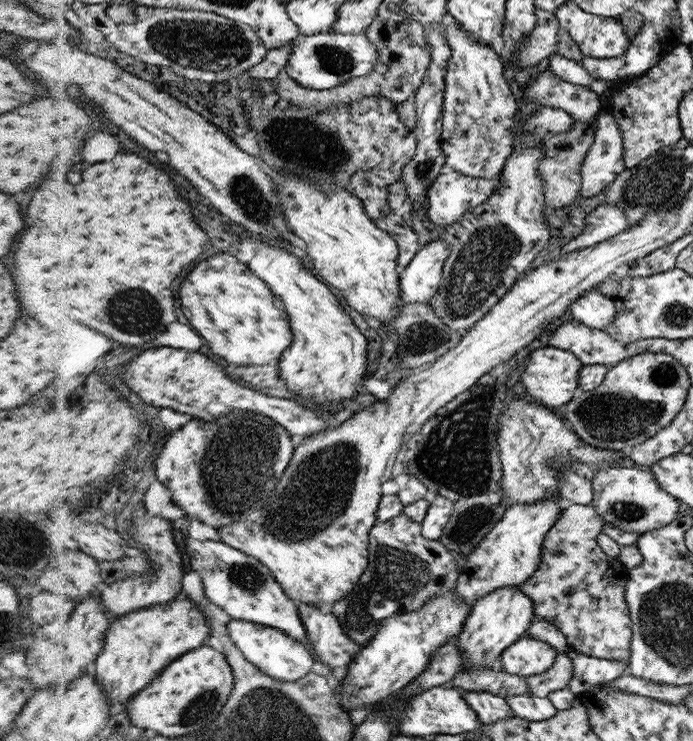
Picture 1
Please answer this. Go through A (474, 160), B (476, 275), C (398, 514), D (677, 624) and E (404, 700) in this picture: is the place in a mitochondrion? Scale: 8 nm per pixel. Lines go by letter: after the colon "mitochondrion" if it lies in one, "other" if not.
A: other
B: mitochondrion
C: other
D: mitochondrion
E: other

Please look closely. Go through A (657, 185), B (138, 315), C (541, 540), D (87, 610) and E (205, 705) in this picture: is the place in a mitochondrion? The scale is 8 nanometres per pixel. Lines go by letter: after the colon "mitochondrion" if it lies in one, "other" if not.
A: mitochondrion
B: mitochondrion
C: other
D: other
E: mitochondrion

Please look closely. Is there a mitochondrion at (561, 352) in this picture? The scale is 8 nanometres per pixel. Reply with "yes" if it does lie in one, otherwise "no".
no

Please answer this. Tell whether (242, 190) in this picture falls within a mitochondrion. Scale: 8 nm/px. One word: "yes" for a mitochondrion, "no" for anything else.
yes

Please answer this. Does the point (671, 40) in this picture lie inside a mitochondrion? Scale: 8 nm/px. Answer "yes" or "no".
no

